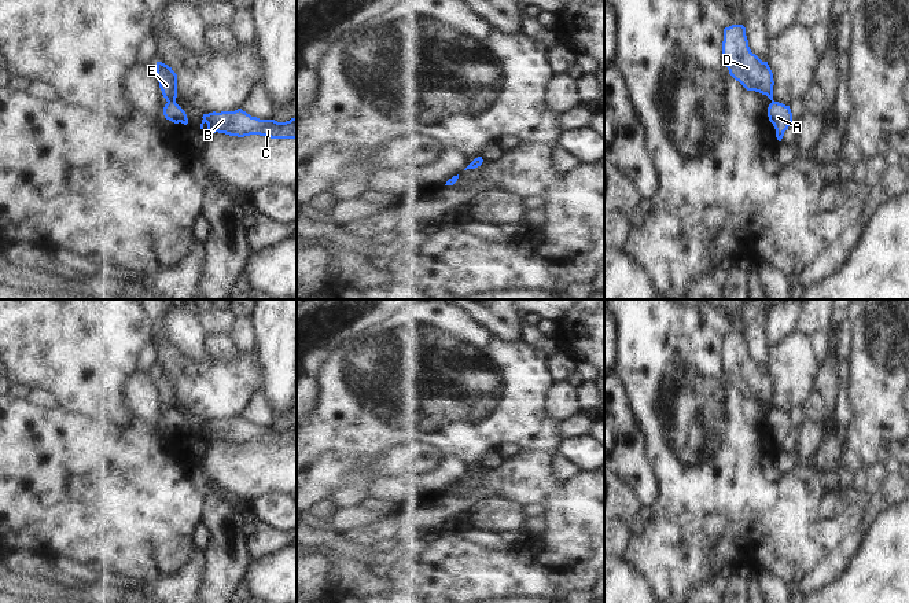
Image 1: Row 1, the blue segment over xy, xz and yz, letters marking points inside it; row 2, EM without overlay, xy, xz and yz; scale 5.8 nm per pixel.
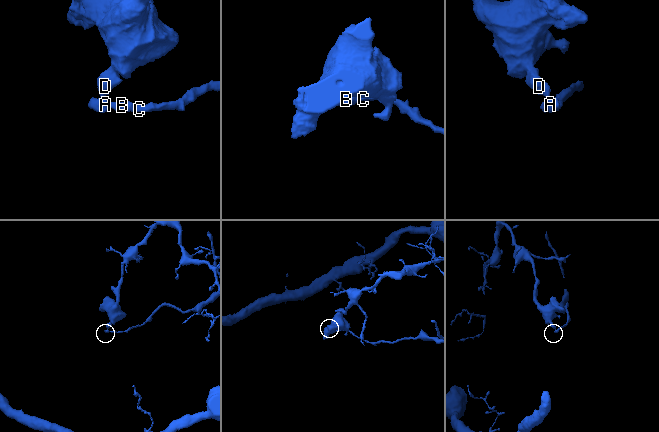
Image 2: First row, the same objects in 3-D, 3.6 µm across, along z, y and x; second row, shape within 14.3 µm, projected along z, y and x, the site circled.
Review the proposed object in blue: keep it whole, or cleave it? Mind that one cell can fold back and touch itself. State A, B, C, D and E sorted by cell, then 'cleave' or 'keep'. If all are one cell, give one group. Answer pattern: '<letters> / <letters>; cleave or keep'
A B C / D E; cleave

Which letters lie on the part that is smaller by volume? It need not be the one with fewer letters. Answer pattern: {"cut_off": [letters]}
{"cut_off": ["A", "B", "C"]}

